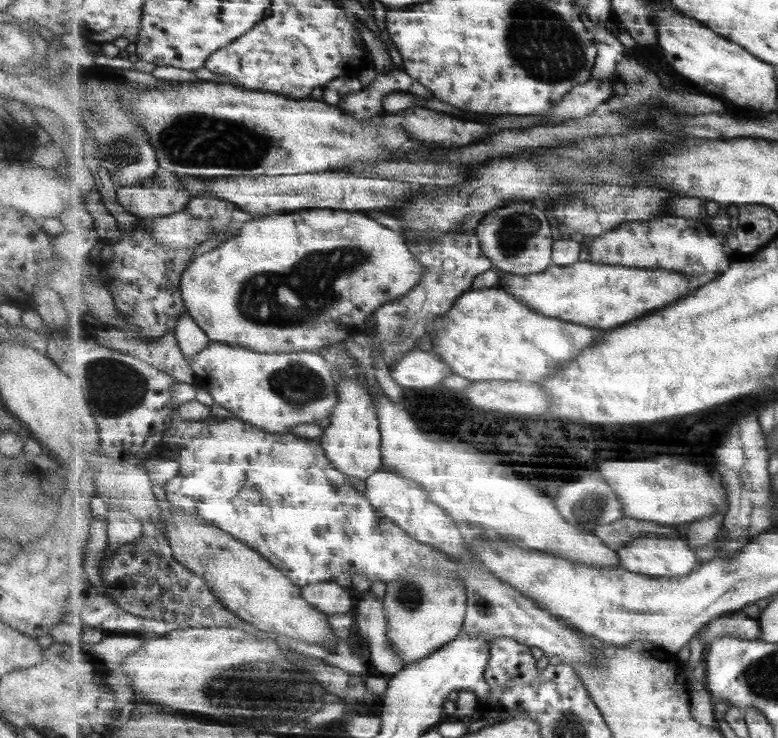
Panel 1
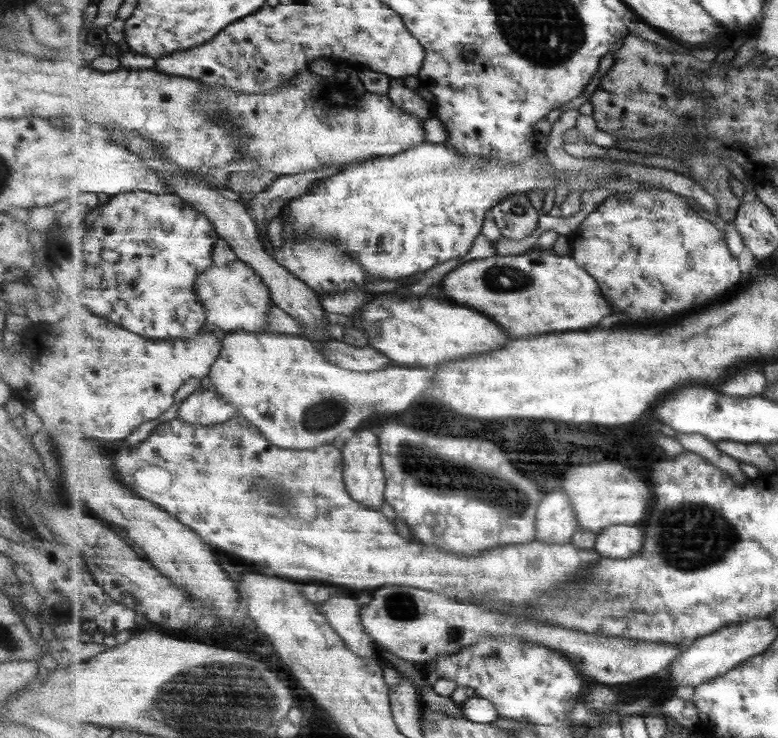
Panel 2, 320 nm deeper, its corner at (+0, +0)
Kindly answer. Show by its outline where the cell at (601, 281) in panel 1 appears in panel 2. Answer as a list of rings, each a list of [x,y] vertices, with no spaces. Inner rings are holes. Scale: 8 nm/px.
[[[531,249],[521,255],[472,260],[444,276],[440,282],[445,299],[478,309],[502,325],[513,339],[541,334],[579,331],[599,324],[603,318],[617,318],[603,296],[598,280],[579,265],[571,254],[555,255],[551,250]]]

